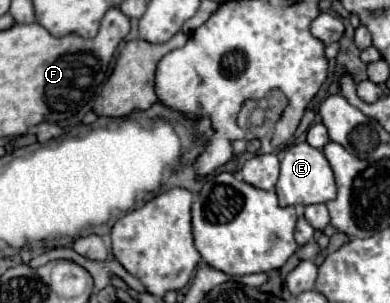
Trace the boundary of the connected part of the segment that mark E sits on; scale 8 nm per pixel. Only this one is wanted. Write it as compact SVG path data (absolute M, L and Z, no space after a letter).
M294 143L288 149L284 149L280 157L280 177L276 183L276 195L282 207L288 207L288 205L306 207L314 203L332 201L336 197L336 183L324 153L320 149L310 147L308 143Z

